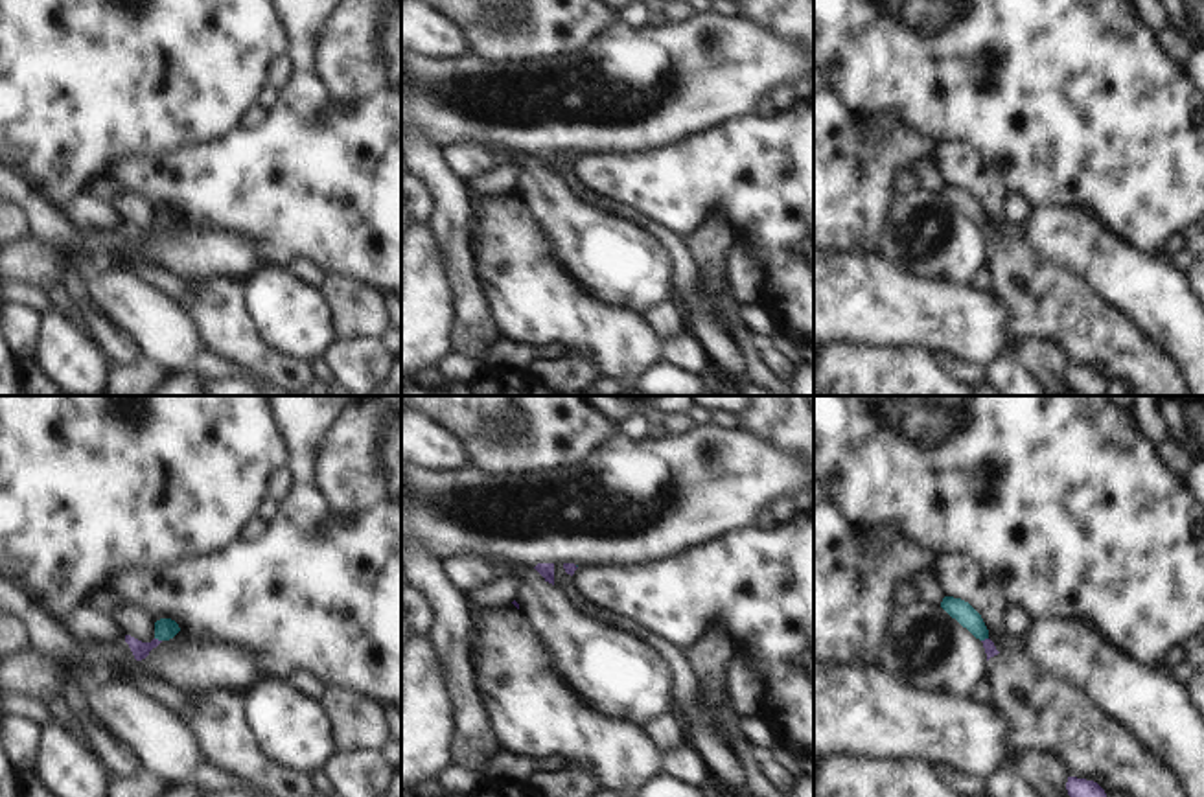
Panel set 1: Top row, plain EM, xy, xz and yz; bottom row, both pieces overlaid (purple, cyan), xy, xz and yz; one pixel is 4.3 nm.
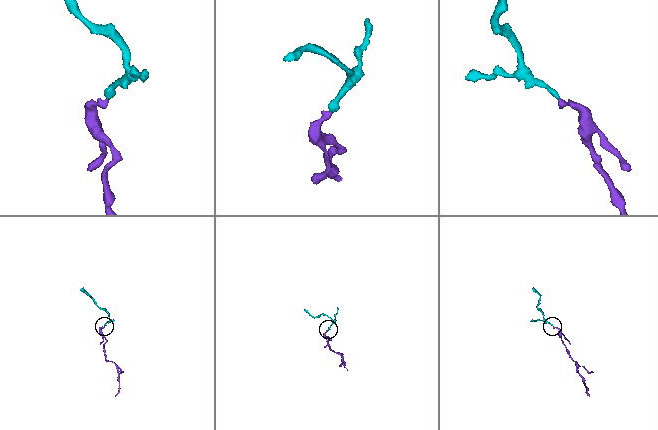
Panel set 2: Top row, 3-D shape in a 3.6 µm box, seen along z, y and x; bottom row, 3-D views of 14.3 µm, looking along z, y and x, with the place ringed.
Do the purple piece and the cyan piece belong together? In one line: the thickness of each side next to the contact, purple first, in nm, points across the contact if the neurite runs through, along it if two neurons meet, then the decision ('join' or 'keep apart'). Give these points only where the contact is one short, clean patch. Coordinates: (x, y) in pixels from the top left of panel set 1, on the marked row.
calibres 80 and 90 nm; way xy (140, 650), (157, 639), (164, 628); join

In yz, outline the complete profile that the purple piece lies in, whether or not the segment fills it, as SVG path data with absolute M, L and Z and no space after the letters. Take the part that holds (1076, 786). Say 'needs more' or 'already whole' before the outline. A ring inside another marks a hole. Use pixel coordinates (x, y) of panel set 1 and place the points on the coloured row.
already whole; M1068 777L1066 790L1070 797L1106 797L1097 782L1077 777Z

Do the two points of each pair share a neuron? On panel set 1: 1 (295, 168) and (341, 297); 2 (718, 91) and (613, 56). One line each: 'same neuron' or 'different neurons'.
1: different neurons
2: same neuron

